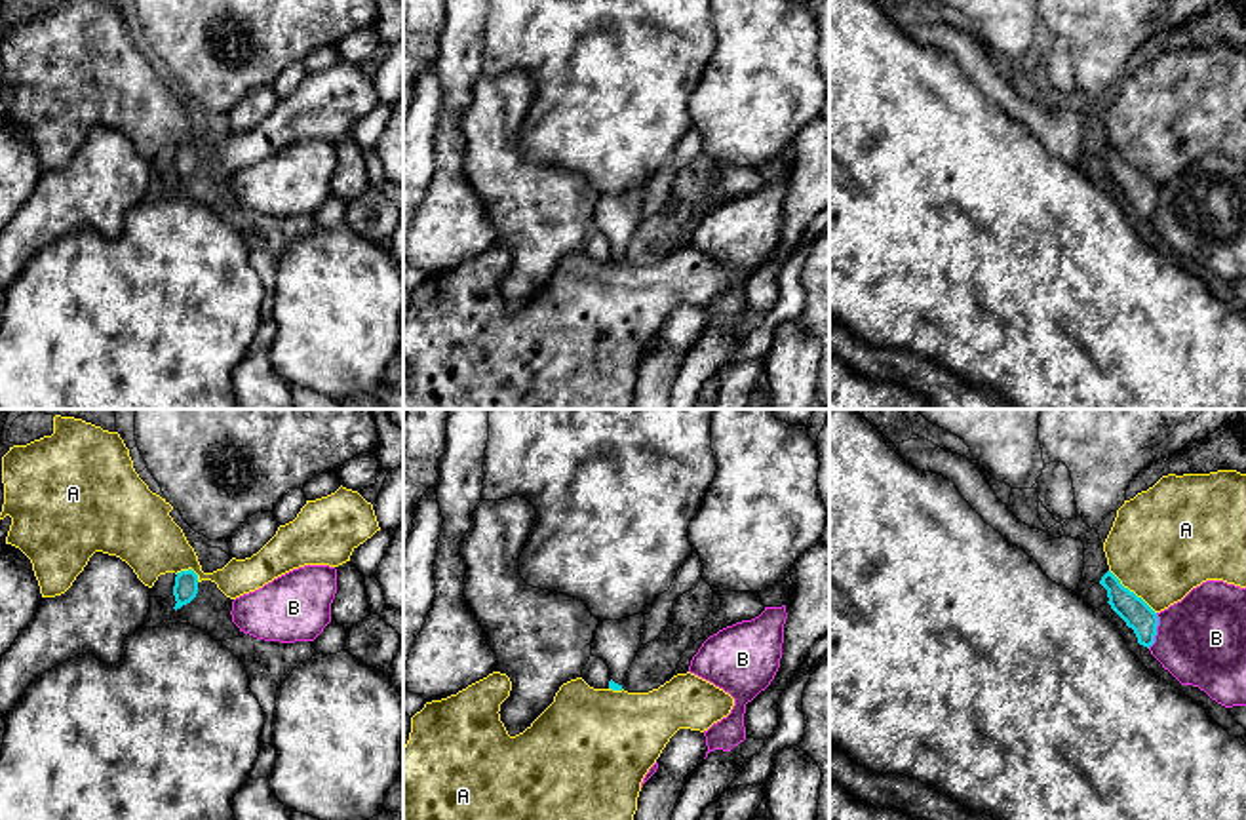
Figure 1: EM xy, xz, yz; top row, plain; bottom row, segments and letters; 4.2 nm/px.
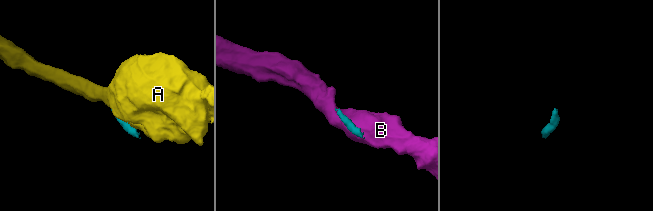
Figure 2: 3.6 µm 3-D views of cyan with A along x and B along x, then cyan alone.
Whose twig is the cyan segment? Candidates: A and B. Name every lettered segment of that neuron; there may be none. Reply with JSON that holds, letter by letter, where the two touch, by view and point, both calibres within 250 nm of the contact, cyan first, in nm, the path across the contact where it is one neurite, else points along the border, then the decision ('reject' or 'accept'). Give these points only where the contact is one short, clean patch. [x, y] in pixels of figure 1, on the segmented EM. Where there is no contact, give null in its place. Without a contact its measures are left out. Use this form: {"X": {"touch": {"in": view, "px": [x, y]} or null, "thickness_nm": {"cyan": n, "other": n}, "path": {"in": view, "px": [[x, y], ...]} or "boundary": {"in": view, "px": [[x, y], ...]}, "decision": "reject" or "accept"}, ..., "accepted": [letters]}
{"A": {"touch": {"in": "yz", "px": [1132, 592]}, "thickness_nm": {"cyan": 120, "other": 460}, "decision": "reject"}, "B": {"touch": {"in": "yz", "px": [1155, 630]}, "thickness_nm": {"cyan": 120, "other": 380}, "boundary": {"in": "yz", "px": [[1157, 613], [1157, 634], [1148, 647]]}, "decision": "reject"}, "accepted": []}

